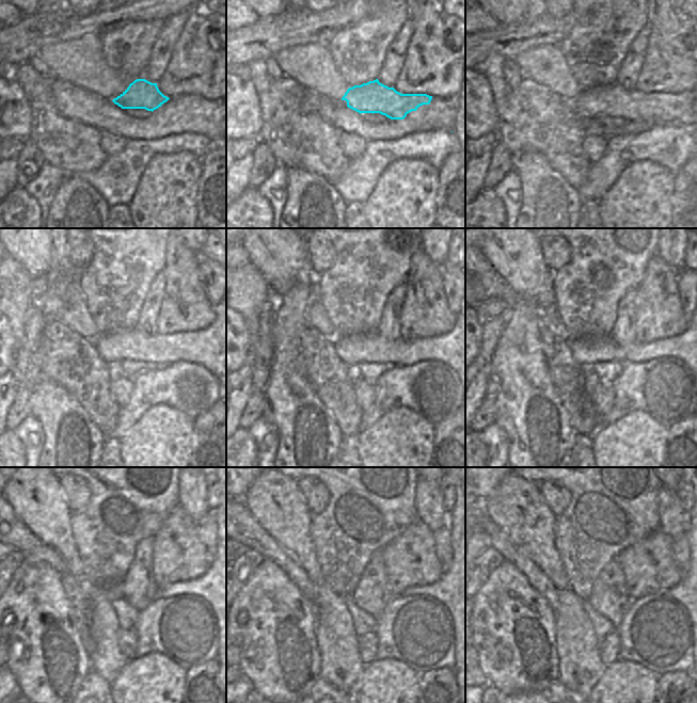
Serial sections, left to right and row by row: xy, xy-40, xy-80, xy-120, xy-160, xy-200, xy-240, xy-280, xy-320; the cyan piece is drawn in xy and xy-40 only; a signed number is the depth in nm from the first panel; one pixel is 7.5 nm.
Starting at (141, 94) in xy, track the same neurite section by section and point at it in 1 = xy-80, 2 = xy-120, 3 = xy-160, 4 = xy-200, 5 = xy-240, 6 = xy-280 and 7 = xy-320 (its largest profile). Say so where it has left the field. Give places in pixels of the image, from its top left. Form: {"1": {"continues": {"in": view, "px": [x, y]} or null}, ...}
{"1": {"continues": {"in": "xy-80", "px": [614, 100]}}, "2": {"continues": {"in": "xy-120", "px": [204, 347]}}, "3": {"continues": {"in": "xy-160", "px": [364, 347]}}, "4": {"continues": {"in": "xy-200", "px": [682, 347]}}, "5": {"continues": {"in": "xy-240", "px": [204, 587]}}, "6": {"continues": {"in": "xy-280", "px": [443, 590]}}, "7": {"continues": {"in": "xy-320", "px": [682, 592]}}}

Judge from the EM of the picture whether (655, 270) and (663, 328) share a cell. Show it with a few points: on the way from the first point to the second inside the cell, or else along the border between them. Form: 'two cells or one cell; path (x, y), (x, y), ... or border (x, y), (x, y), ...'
one cell; path (658, 284), (659, 314)

